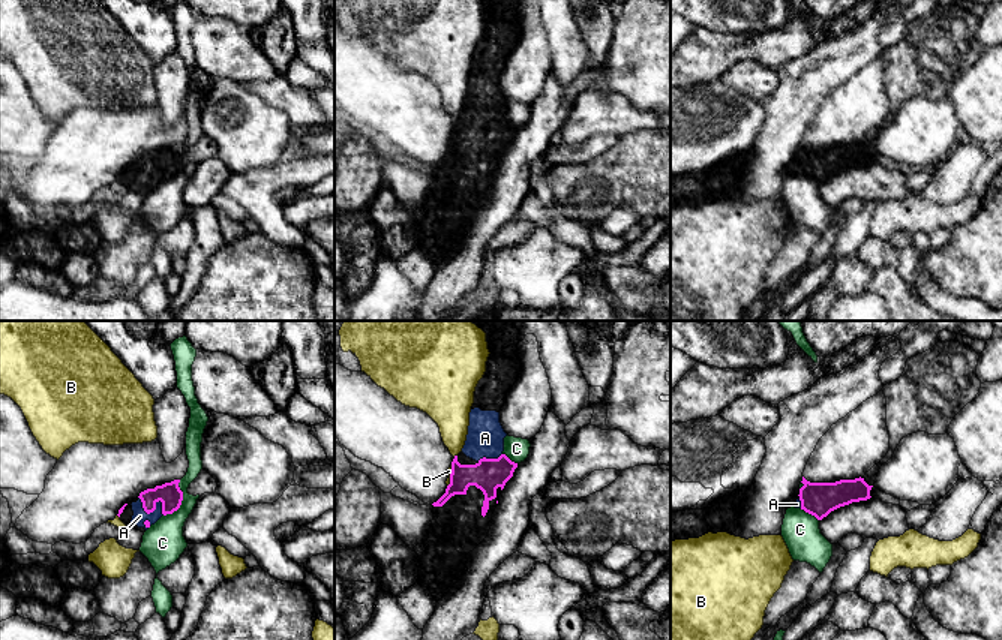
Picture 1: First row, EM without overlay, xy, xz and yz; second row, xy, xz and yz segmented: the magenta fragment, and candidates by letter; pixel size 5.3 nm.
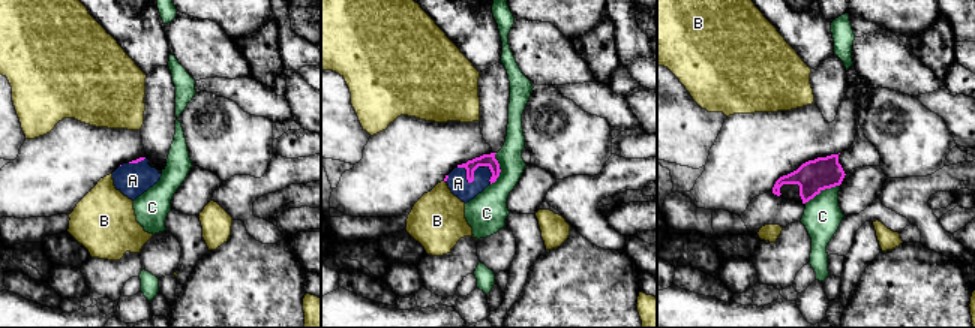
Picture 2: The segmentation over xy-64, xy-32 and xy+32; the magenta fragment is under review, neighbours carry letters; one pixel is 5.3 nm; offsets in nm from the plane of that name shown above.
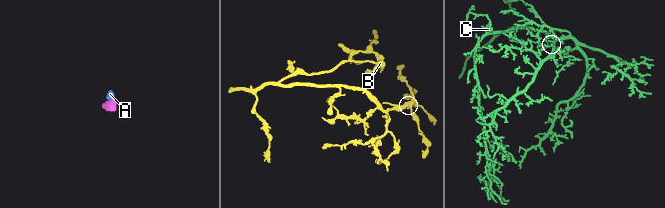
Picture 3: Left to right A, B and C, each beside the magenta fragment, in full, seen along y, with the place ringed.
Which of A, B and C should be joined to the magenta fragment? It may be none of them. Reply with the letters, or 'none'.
A

